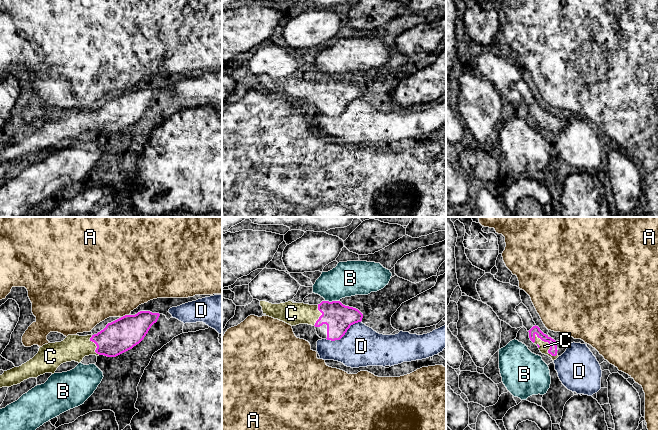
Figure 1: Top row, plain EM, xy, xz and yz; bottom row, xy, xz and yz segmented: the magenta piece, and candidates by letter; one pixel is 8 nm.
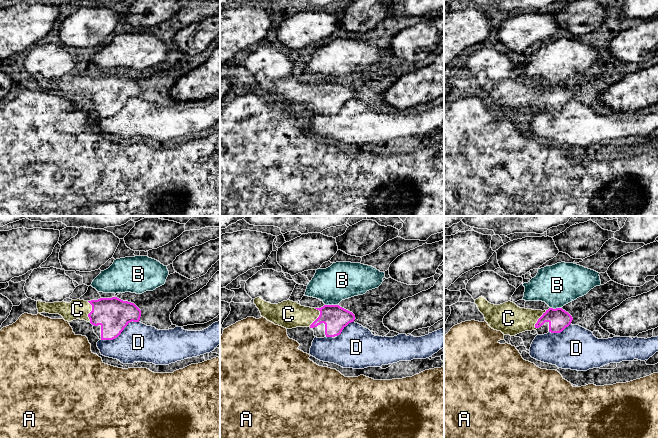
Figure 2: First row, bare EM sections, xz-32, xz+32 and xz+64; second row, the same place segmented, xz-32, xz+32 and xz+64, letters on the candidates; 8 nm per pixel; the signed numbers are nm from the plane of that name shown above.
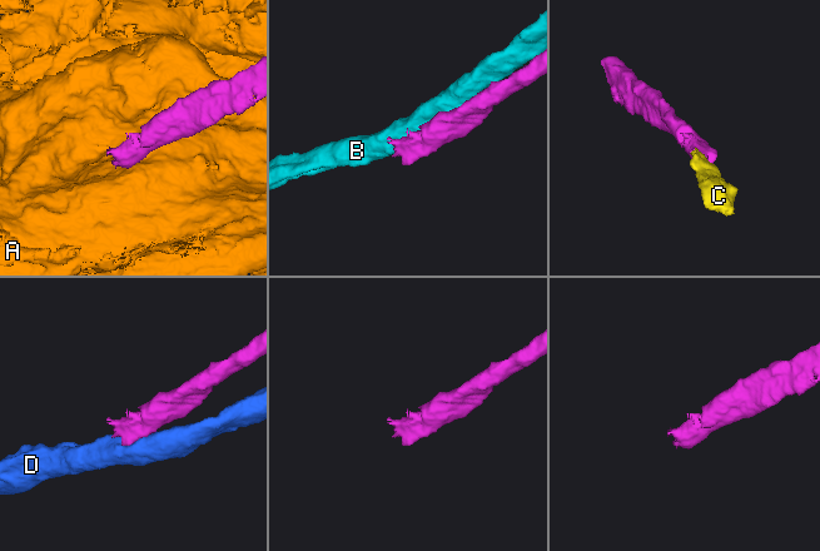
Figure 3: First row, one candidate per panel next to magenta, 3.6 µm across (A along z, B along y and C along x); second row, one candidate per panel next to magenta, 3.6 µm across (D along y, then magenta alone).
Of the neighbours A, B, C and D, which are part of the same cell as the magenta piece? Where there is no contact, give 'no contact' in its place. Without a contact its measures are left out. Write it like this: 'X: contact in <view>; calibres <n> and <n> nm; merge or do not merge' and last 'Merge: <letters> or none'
A: contact in xy; calibres 260 and 480 nm; do not merge
B: contact in xz; calibres 220 and 280 nm; do not merge
C: contact in yz; calibres 70 and 80 nm; merge
D: contact in xz; calibres 220 and 320 nm; do not merge
Merge: C

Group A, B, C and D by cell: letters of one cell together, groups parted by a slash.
A / B / C / D

